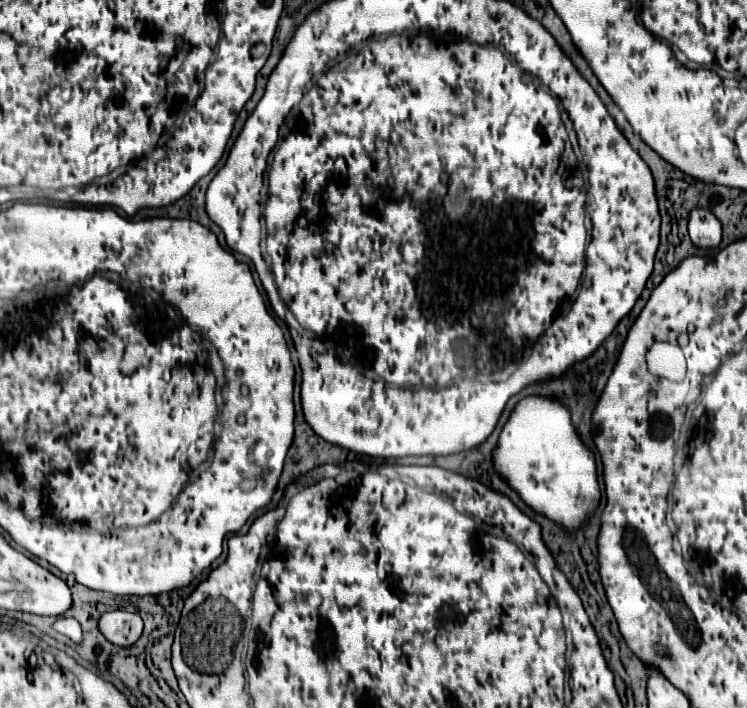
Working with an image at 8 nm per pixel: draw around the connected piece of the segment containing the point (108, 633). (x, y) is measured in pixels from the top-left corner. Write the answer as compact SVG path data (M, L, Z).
M112 610L98 618L98 630L116 646L132 646L142 634L142 618L132 612Z

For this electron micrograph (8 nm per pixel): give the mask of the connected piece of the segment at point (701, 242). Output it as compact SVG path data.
M694 208L690 212L688 232L696 248L718 248L722 242L722 226L718 218L704 208Z

